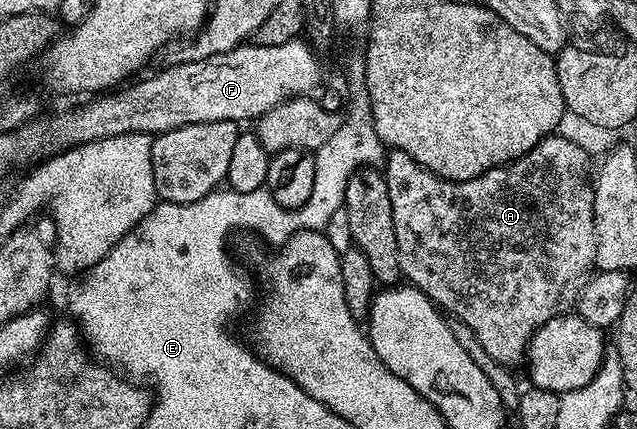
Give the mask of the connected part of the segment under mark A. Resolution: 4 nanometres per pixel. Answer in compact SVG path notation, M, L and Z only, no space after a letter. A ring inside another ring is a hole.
M563 134L545 136L534 149L524 154L510 164L493 168L476 178L467 180L445 180L436 174L422 168L408 154L387 151L384 161L384 175L388 186L388 199L392 201L392 226L396 230L396 254L400 258L400 270L403 277L413 287L419 288L432 303L443 313L449 314L455 321L461 322L476 334L480 346L496 358L496 362L507 366L515 366L527 359L530 340L552 318L569 313L577 305L582 288L594 275L596 269L596 226L594 225L594 185L592 183L592 168L590 172L590 156L574 140L569 140Z

